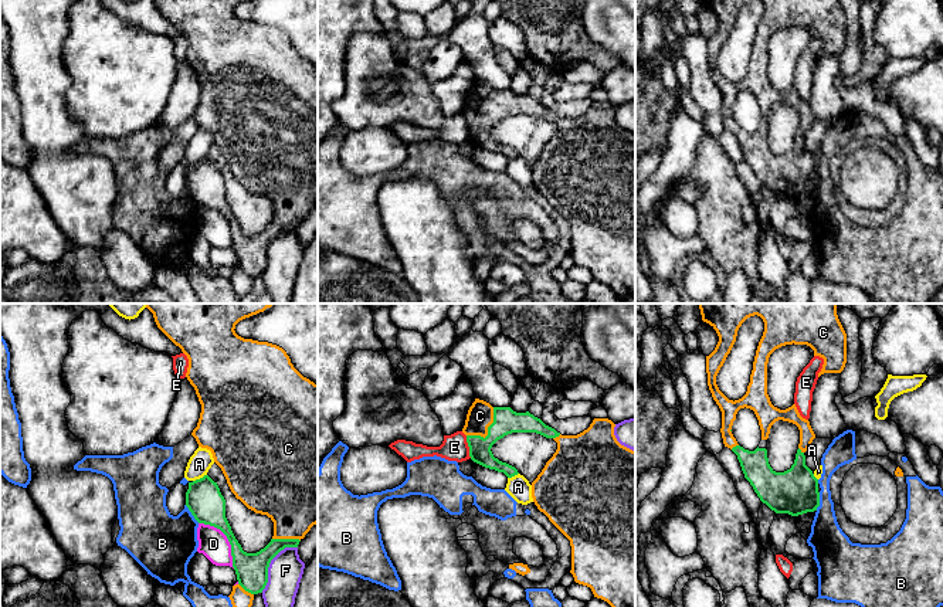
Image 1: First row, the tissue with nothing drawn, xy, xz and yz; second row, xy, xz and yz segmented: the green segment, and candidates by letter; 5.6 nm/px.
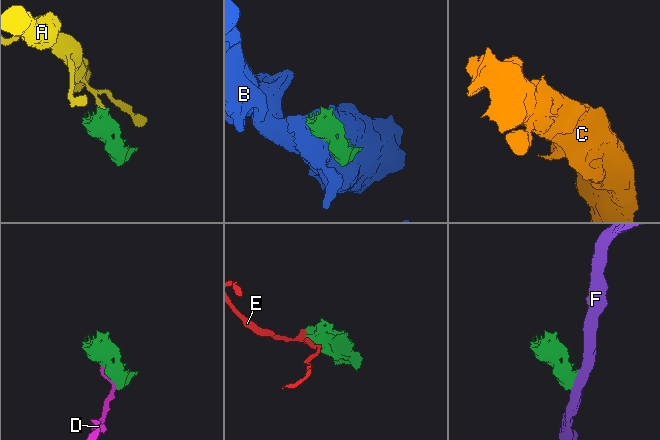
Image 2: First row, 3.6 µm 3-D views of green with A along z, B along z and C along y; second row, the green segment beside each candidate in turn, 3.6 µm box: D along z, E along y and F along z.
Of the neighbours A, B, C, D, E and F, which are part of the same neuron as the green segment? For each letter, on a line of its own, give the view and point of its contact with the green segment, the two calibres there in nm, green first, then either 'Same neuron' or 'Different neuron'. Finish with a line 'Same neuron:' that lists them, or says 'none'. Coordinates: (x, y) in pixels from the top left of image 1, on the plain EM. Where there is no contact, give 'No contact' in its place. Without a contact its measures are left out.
A: Touches green at xy (200, 160). Thickness 200 nm (green) against 130 nm. Different neuron
B: Touches green at xy (192, 196). Thickness 200 nm (green) against 340 nm. Different neuron
C: Touches green at xz (488, 114). Thickness 140 nm (green) against 150 nm. Same neuron
D: Touches green at xy (227, 220). Thickness 200 nm (green) against 170 nm. Different neuron
E: Touches green at xz (468, 128). Thickness 140 nm (green) against 150 nm. Different neuron
F: Touches green at xy (270, 244). Thickness 190 nm (green) against 200 nm. Different neuron
Same neuron: C

